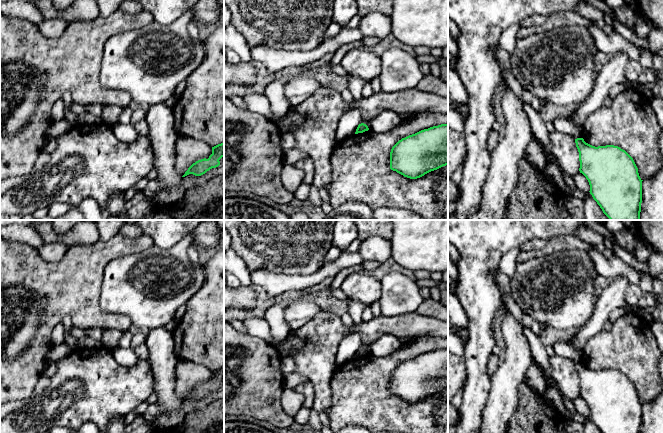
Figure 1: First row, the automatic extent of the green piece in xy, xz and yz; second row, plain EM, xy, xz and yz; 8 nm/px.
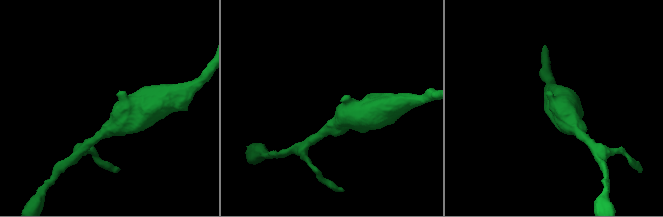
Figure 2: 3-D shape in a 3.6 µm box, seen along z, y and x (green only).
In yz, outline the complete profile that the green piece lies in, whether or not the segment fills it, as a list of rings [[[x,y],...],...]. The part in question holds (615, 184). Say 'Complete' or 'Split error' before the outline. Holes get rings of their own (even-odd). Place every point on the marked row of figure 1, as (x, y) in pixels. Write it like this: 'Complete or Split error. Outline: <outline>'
Complete. Outline: [[[583,138],[575,139],[580,168],[589,182],[590,194],[610,220],[640,220],[642,179],[633,158],[614,145],[592,146]]]

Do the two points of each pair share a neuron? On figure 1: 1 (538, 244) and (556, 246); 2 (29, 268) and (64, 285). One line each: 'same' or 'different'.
1: different
2: same

